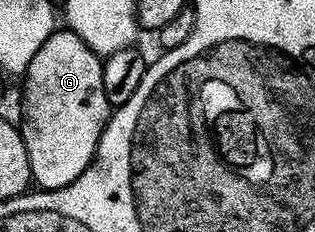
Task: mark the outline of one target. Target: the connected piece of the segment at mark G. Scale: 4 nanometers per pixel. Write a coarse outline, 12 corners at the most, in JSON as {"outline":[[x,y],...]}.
{"outline":[[57,29],[28,65],[33,183],[54,191],[97,154],[103,59]]}

